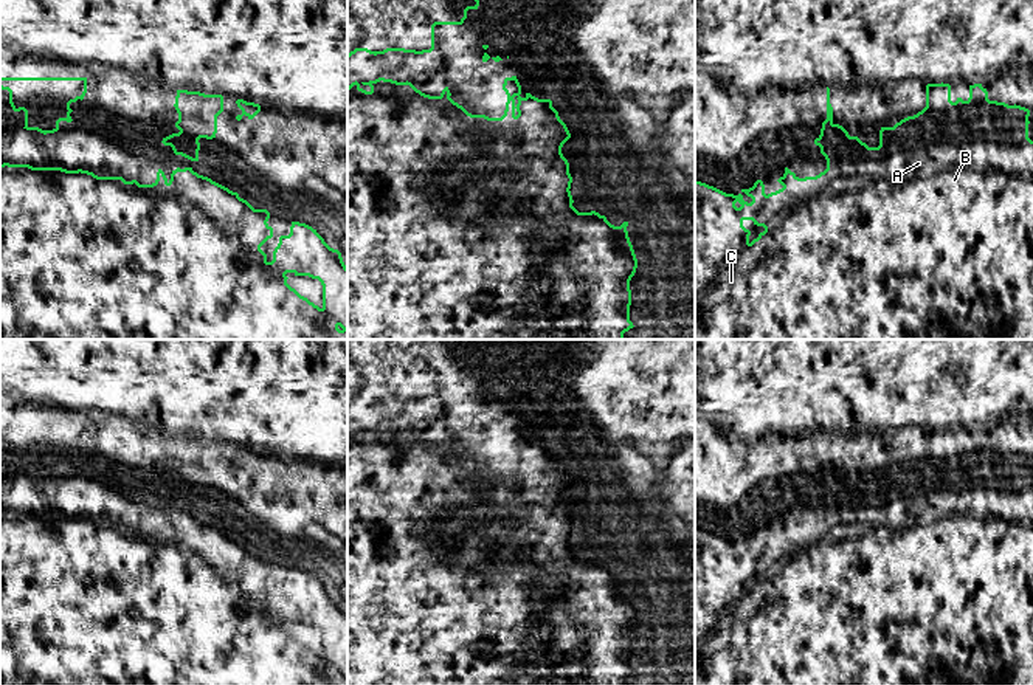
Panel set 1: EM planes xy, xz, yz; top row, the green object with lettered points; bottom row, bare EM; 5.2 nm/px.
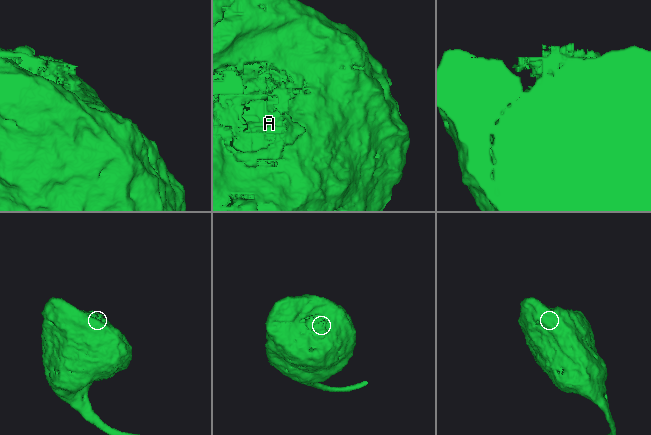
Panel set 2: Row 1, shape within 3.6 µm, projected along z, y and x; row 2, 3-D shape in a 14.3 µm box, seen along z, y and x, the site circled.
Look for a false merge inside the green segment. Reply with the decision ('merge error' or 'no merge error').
no merge error

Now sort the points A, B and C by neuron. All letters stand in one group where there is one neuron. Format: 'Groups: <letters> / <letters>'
Groups: A B C

